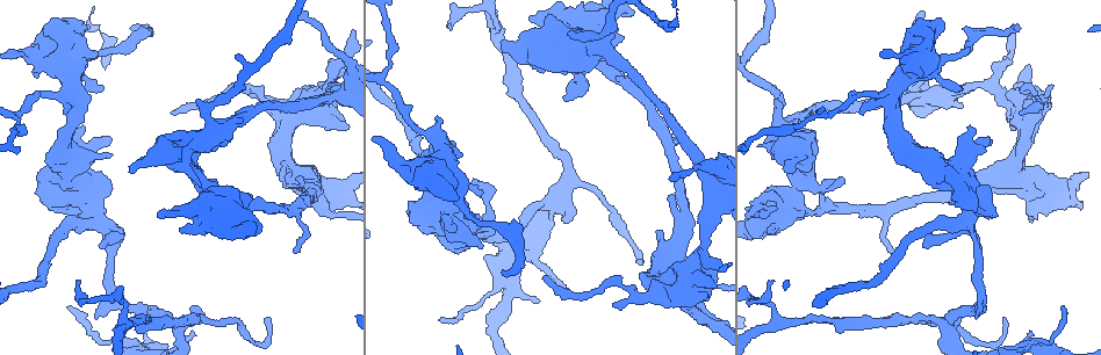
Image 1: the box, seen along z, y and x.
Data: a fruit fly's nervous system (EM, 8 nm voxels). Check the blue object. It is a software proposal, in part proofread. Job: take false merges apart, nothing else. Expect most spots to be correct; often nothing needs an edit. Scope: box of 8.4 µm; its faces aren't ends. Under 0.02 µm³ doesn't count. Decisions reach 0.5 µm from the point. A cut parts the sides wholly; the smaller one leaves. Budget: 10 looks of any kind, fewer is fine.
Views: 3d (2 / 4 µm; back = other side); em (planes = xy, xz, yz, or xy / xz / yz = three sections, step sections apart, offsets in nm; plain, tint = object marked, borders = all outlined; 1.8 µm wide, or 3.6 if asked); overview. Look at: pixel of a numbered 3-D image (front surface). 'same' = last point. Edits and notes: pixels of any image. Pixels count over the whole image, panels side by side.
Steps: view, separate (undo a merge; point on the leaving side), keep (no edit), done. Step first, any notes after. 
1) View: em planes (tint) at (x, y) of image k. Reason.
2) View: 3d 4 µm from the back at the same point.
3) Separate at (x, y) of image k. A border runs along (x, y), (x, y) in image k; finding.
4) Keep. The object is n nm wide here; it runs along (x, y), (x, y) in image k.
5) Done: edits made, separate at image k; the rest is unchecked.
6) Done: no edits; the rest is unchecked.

View: 3d 2 µm at (96, 211) of image 1. Sudden change in width.

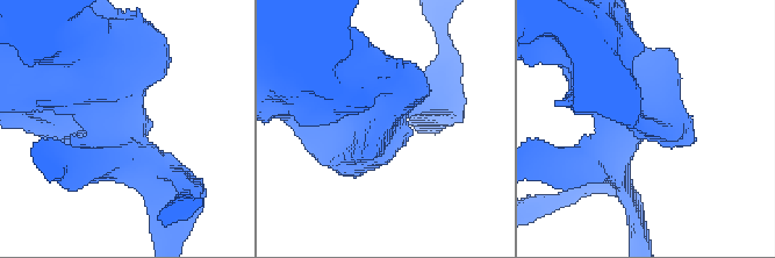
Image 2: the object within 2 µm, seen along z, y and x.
View: em planes (tint) at (626, 129) of image 2. Shape alone is not enough.

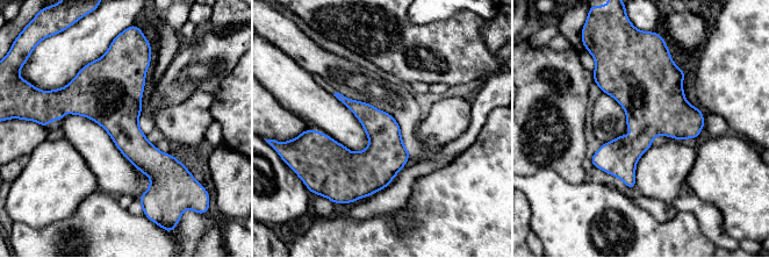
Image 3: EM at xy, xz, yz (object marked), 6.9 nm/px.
Keep. The object is 260 nm wide here; continuous, no second cell.

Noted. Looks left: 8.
View: 3d 2 µm at (613, 282) of image 1. Sharp bend.

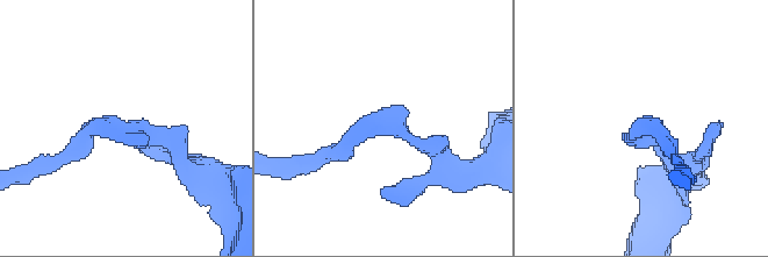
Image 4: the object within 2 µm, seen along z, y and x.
View: em planes (tint) at (383, 127) of image 4.

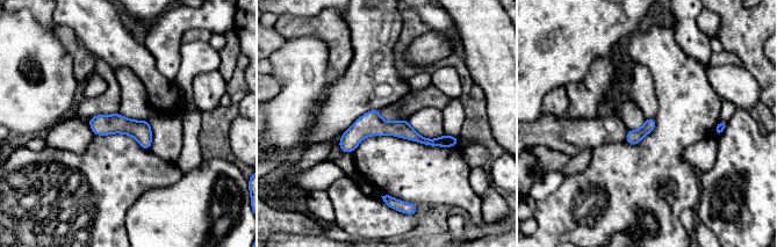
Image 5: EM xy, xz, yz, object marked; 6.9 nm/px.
Keep. All the same cell.

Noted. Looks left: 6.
View: 3d 4 µm at (617, 61) of image 1. Calibre changes.

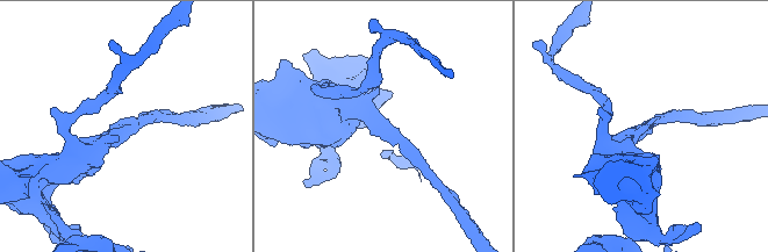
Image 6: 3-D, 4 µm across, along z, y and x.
View: em planes (plain) at (639, 130) of image 6. The arms are 170, 320 nm wide.

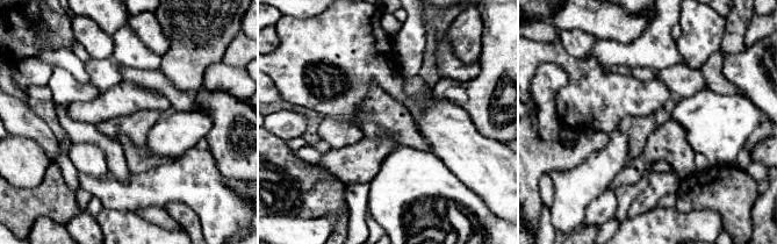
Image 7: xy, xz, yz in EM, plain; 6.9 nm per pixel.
View: em planes (tint) at the same point. With the object marked.

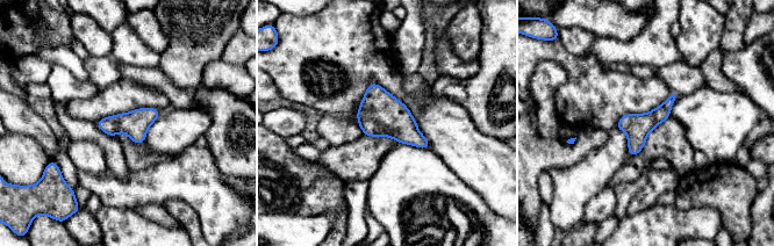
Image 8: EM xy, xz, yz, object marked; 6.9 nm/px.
Keep. Continuous, no second cell.

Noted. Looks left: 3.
View: em xy step 4 (tint) at (911, 97) of image 1. Sharp bend.

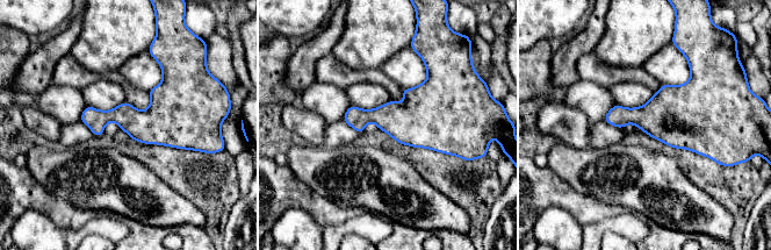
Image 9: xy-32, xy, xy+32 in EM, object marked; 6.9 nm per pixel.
View: em planes (tint) at the same point. Cut it another way.

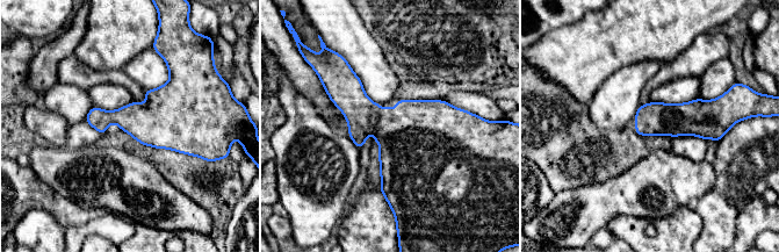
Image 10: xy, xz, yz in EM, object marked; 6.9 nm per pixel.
Keep. All the same cell.

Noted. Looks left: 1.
Done: no edits; the rest is unchecked.

